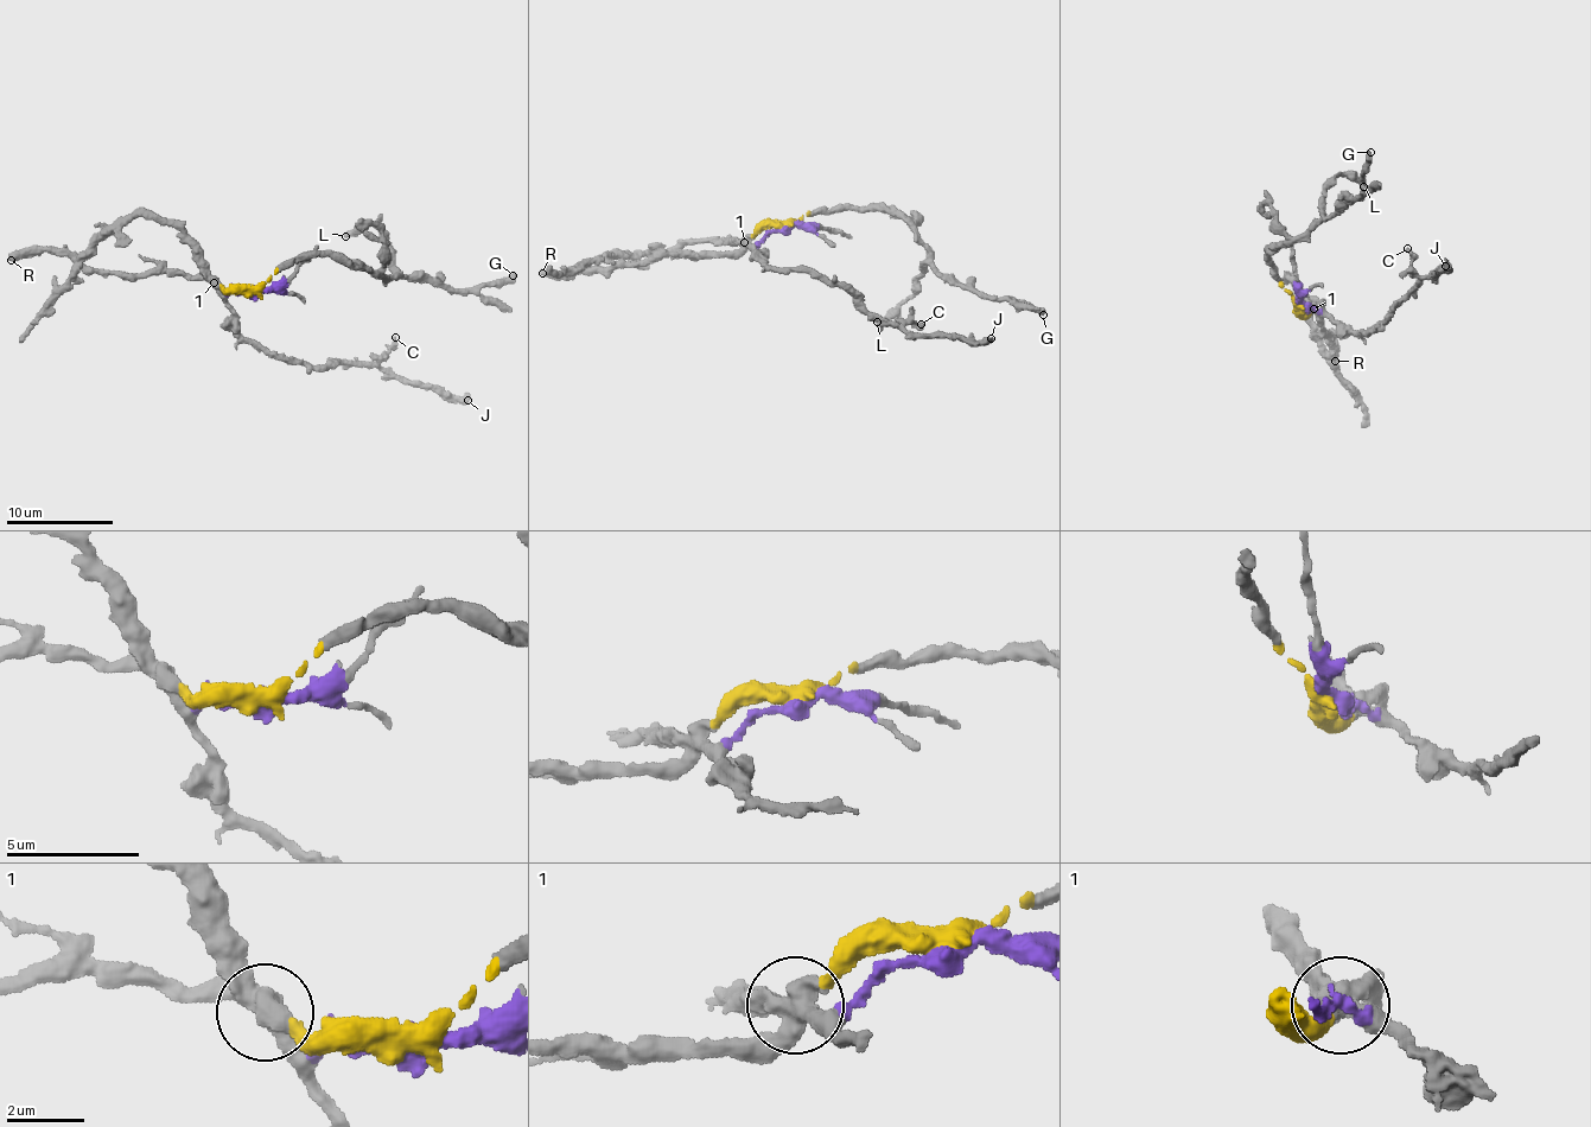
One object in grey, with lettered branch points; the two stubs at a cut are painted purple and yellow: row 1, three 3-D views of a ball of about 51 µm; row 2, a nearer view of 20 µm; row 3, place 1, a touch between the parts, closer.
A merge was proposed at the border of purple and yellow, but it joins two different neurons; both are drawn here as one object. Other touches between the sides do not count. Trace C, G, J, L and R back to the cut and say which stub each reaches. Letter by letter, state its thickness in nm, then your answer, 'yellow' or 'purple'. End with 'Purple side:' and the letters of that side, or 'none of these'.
C: calibre 280 nm; purple
G: calibre 460 nm; yellow
J: calibre 500 nm; purple
L: calibre 360 nm; yellow
R: calibre 550 nm; yellow
Purple side: C, J

